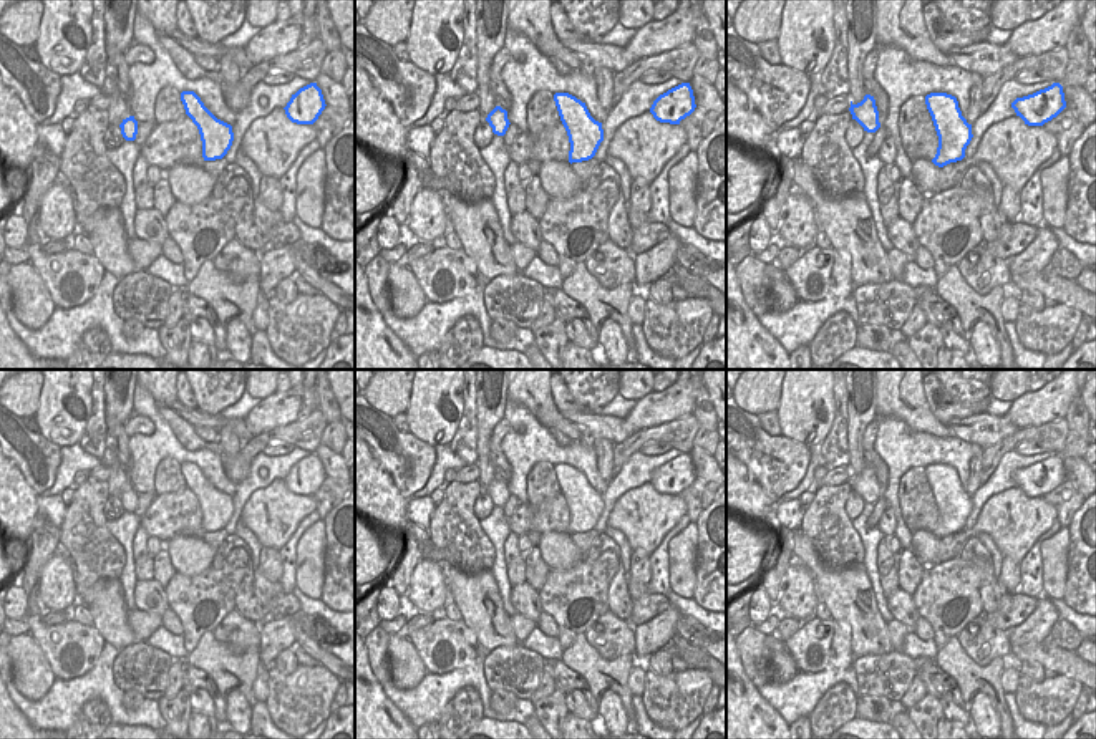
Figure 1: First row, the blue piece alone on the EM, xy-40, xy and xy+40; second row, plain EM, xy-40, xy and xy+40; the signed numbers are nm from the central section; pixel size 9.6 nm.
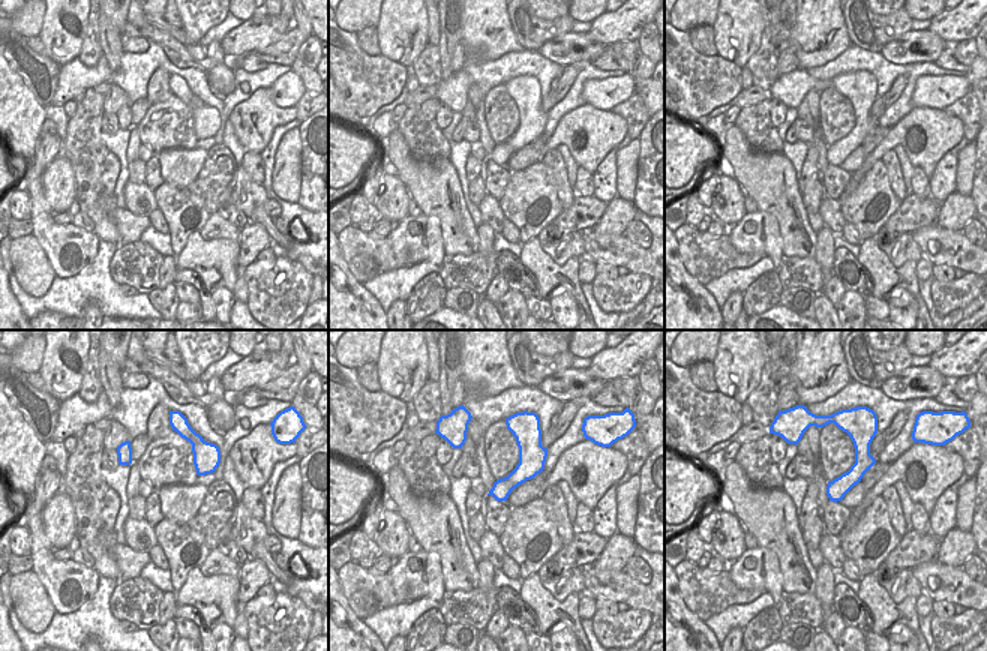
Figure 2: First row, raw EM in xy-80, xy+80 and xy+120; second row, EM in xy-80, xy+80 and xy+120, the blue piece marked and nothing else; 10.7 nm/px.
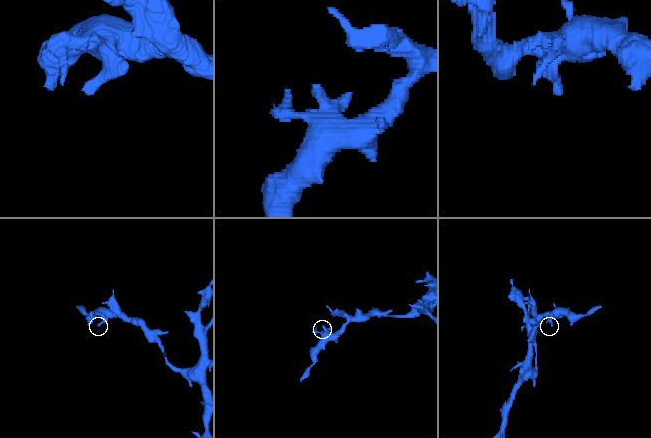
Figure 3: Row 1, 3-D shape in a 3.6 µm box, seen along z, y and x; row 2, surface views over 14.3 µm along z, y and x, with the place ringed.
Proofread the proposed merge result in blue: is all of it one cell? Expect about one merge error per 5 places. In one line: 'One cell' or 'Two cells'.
One cell

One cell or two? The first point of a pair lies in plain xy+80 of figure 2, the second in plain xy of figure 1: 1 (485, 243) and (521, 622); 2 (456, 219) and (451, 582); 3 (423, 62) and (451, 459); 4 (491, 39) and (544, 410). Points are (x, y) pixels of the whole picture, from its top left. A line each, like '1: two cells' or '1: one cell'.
1: one cell
2: one cell
3: two cells
4: one cell

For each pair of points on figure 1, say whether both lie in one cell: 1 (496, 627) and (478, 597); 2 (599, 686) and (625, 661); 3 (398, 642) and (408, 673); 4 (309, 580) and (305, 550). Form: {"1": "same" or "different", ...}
{"1": "same", "2": "same", "3": "same", "4": "same"}

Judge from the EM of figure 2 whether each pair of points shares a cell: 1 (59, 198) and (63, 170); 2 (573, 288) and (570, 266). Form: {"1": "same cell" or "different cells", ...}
{"1": "same cell", "2": "same cell"}

